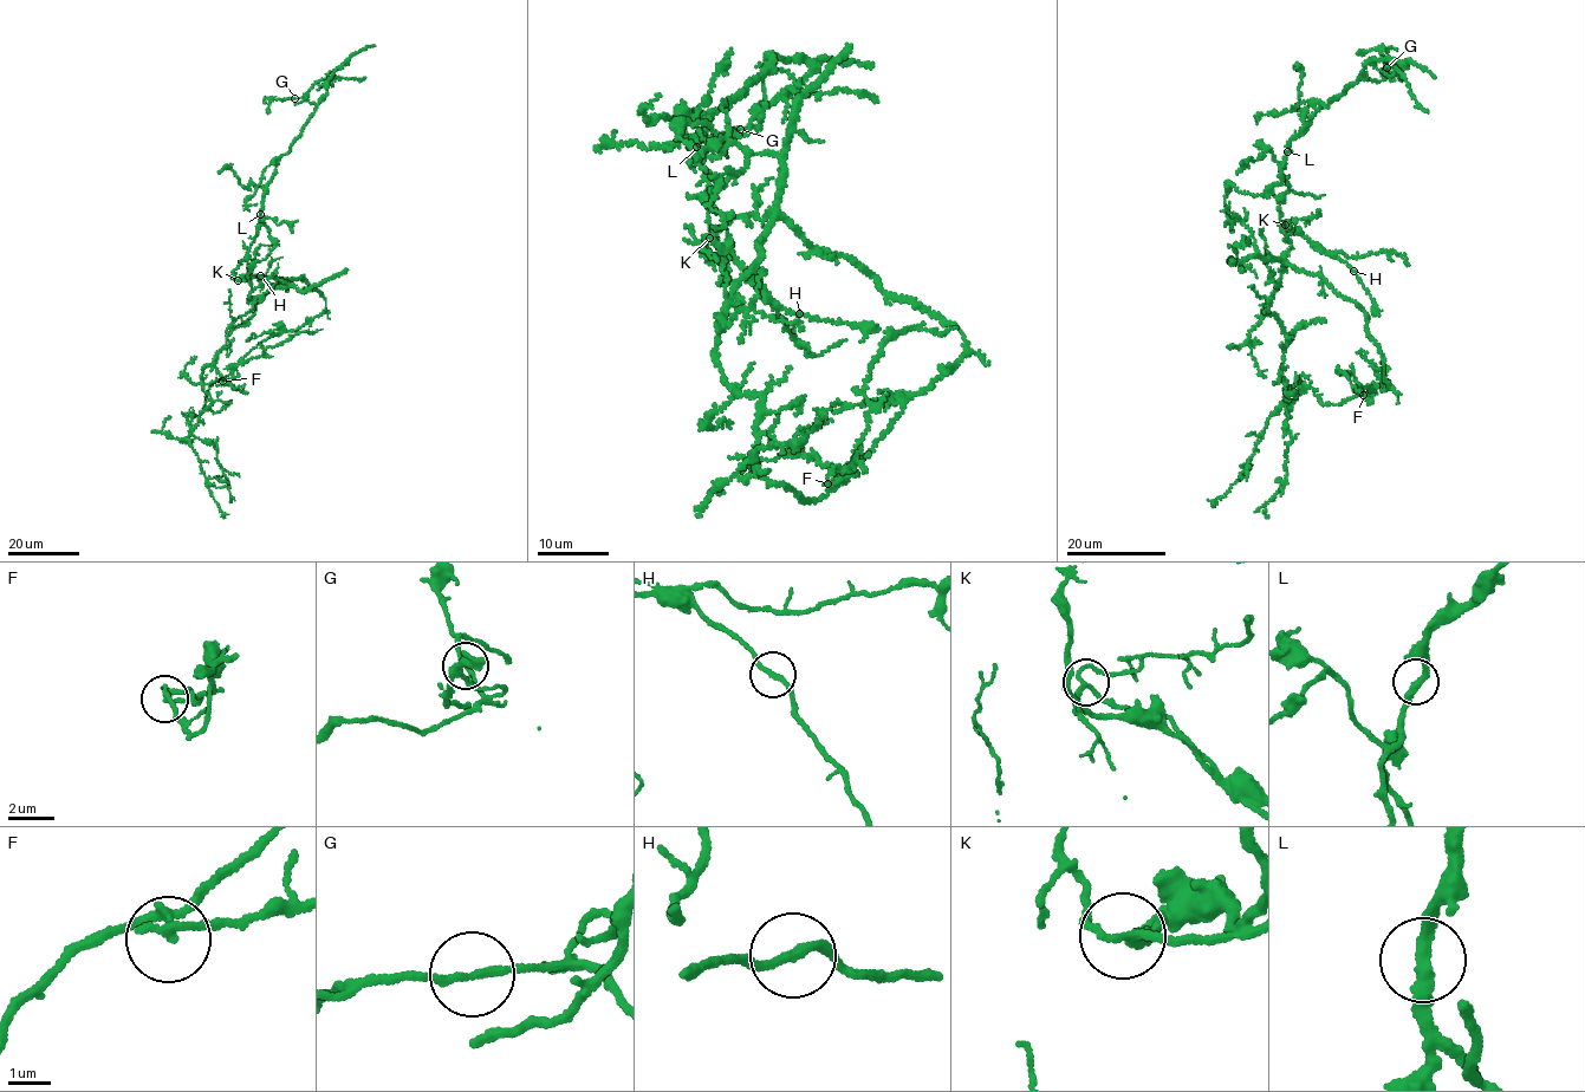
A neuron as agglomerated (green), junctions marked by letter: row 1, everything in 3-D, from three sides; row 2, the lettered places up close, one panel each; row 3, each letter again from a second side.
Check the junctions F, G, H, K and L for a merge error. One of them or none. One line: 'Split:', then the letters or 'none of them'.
Split: F

